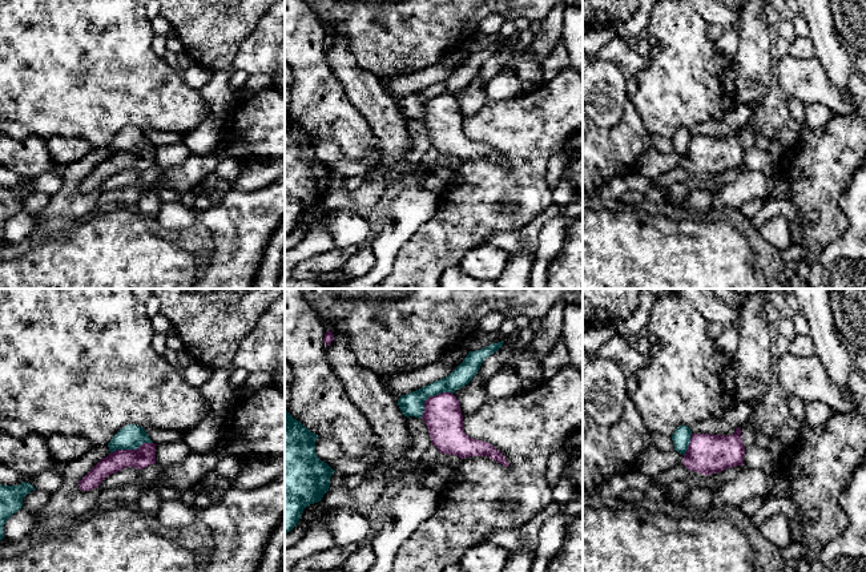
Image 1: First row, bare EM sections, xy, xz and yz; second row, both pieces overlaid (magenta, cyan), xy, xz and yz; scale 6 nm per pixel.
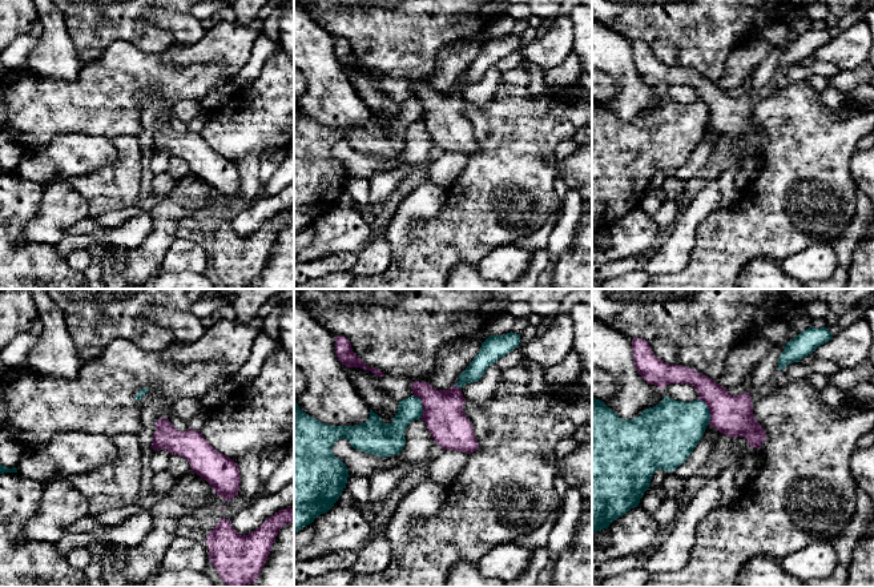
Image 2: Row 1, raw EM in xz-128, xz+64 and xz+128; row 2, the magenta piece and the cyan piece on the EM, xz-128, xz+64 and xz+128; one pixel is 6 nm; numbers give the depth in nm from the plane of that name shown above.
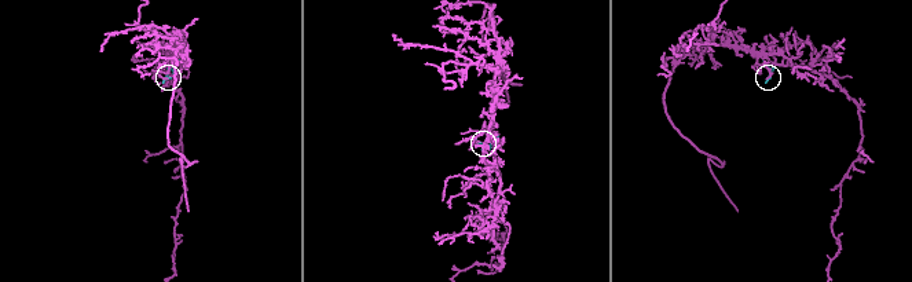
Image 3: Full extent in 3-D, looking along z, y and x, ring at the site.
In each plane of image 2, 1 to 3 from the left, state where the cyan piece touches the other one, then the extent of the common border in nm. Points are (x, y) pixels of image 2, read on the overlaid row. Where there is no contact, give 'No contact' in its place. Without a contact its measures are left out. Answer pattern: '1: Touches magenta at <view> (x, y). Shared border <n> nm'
1: No contact
2: Touches magenta at xz+64 (422, 405). Shared border 150 nm
3: Touches magenta at xz+128 (709, 410). Shared border 170 nm

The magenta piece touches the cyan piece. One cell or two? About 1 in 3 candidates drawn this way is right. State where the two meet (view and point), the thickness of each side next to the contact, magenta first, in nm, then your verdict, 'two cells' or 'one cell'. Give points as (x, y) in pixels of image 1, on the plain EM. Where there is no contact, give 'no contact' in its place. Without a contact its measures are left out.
contact xz (431, 99); calibres 220 and 140 nm; two cells

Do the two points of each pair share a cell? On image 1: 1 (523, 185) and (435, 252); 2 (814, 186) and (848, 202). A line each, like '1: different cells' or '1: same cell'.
1: same cell
2: different cells

